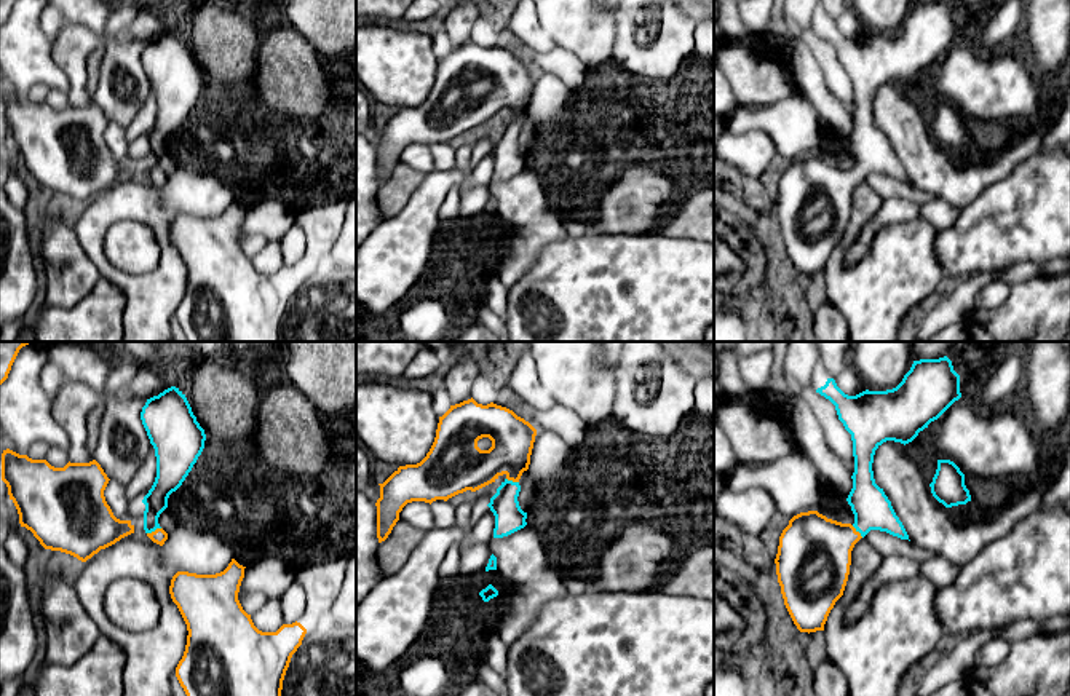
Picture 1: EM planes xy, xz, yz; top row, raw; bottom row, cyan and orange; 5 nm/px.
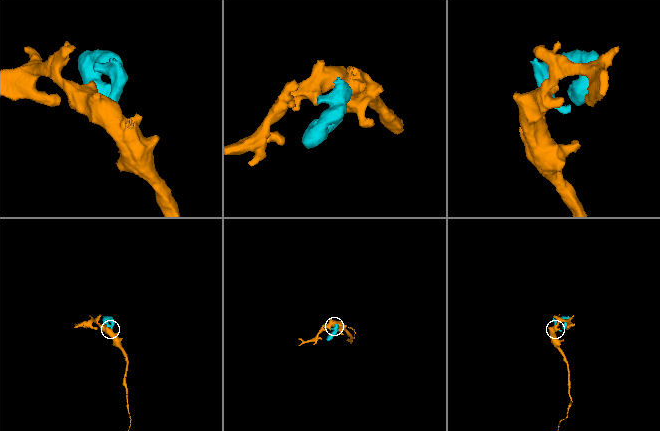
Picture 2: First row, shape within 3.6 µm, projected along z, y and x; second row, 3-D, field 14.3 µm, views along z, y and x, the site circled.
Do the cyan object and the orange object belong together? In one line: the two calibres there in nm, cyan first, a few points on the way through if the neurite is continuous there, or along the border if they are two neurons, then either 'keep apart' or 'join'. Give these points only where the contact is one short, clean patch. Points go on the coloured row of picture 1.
120 nm thick on the cyan side, 70 nm on the other; runs through xy (155, 502), (152, 511), (154, 530), (158, 537); join

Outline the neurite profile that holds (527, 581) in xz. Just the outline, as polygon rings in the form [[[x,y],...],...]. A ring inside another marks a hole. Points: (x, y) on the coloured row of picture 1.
[[[527,525],[508,536],[490,540],[505,602],[498,635],[511,647],[553,599],[567,594],[561,573],[549,565],[546,549]]]

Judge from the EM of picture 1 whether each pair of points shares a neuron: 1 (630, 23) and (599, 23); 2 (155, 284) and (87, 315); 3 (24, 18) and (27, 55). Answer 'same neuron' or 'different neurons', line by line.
1: different neurons
2: different neurons
3: same neuron

